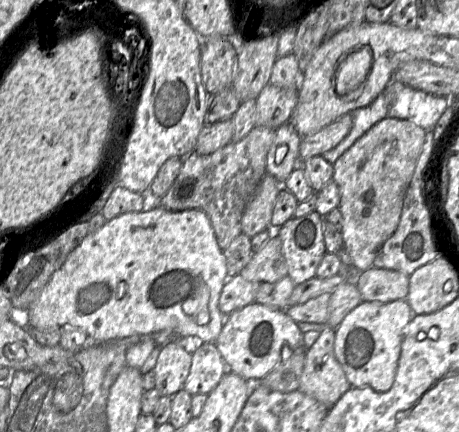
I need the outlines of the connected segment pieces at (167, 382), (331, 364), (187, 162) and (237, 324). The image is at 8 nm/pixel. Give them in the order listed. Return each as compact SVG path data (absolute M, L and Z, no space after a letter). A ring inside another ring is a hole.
M179 341L166 342L153 368L155 387L161 396L173 397L183 388L191 368L192 353Z
M327 327L306 351L299 390L331 409L351 385L334 354L335 329Z
M256 125L243 139L230 142L209 155L192 152L188 156L173 156L183 158L178 177L167 193L155 203L167 210L183 211L200 209L210 219L219 247L224 251L238 235L242 233L241 219L246 206L266 174L267 153L275 139L275 129Z
M253 302L226 316L215 345L227 366L227 371L254 384L281 361L283 346L289 346L291 349L303 347L303 336L298 323L287 315L286 309L271 308Z

